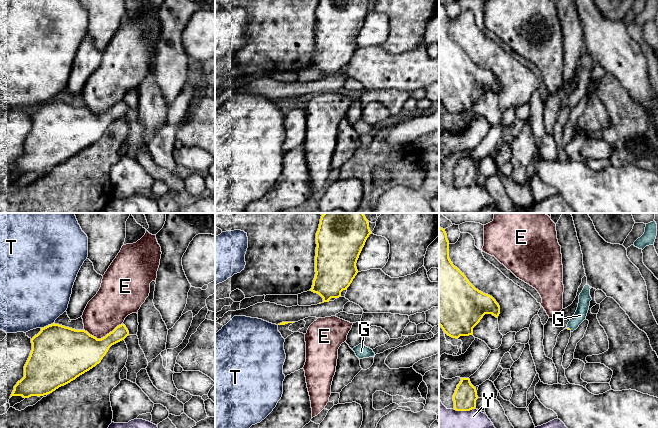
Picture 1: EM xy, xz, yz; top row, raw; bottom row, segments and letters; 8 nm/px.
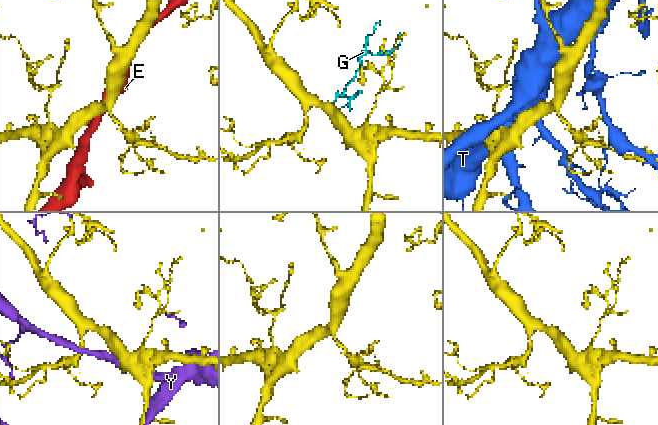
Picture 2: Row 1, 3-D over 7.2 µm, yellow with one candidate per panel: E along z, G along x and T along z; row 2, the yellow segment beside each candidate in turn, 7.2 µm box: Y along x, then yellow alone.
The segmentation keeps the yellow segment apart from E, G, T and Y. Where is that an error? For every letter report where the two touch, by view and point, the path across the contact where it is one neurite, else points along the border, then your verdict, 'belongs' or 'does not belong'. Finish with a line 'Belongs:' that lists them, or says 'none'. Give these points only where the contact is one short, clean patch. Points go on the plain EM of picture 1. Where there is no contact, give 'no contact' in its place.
E: xy (103, 113) | does not belong
G: yz (568, 104) | across yz (567, 104), (568, 104), (580, 91) | belongs
T: xy (48, 101) | does not belong
Y: yz (464, 186) | does not belong
Belongs: G

